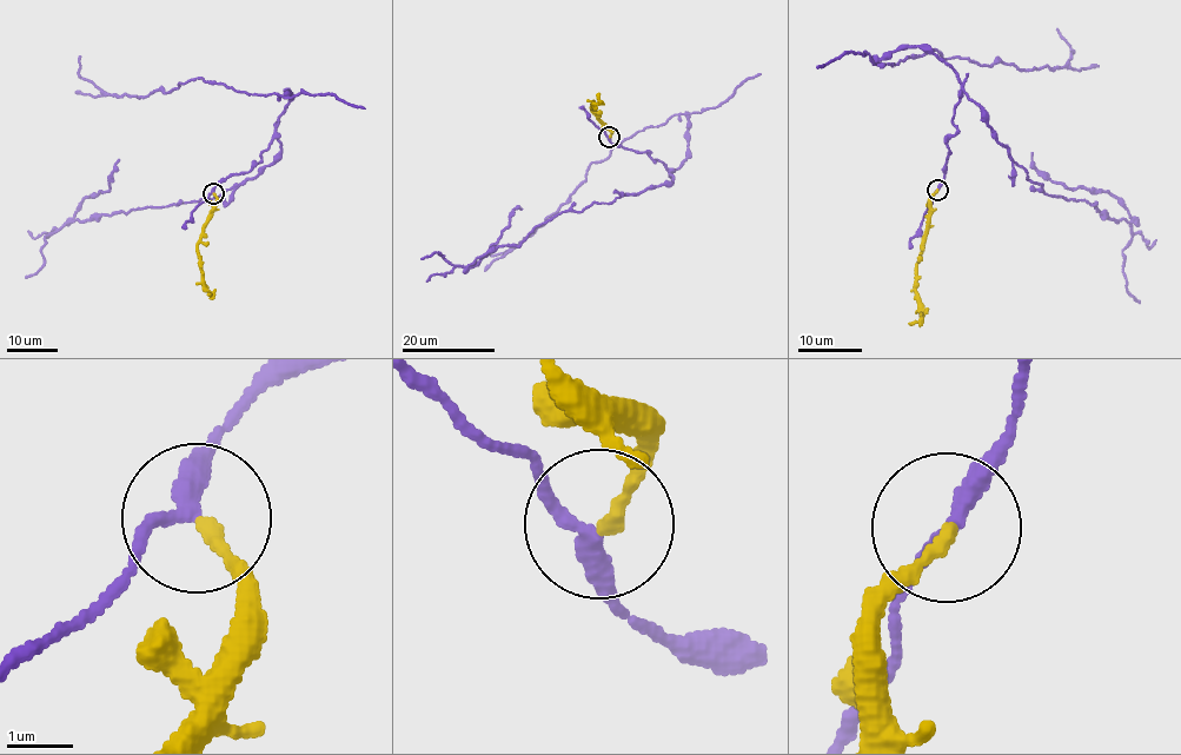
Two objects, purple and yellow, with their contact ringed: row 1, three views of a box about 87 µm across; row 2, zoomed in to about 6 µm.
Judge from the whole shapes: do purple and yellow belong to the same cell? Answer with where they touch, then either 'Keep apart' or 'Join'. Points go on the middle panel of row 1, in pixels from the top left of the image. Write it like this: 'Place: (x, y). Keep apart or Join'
Place: (609, 137). Keep apart

